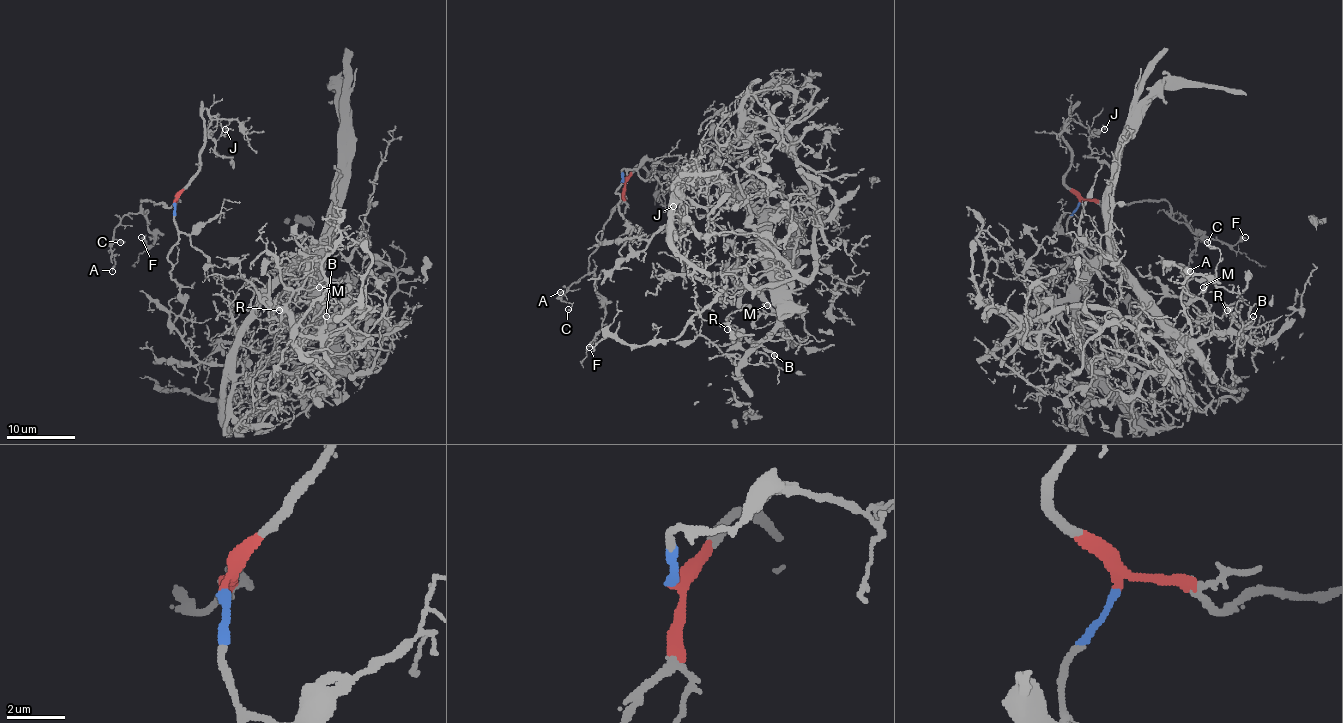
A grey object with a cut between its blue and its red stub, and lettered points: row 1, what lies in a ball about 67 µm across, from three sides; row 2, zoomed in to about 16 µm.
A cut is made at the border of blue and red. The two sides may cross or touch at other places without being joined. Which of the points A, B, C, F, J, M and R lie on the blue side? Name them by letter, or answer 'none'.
B, M, R

